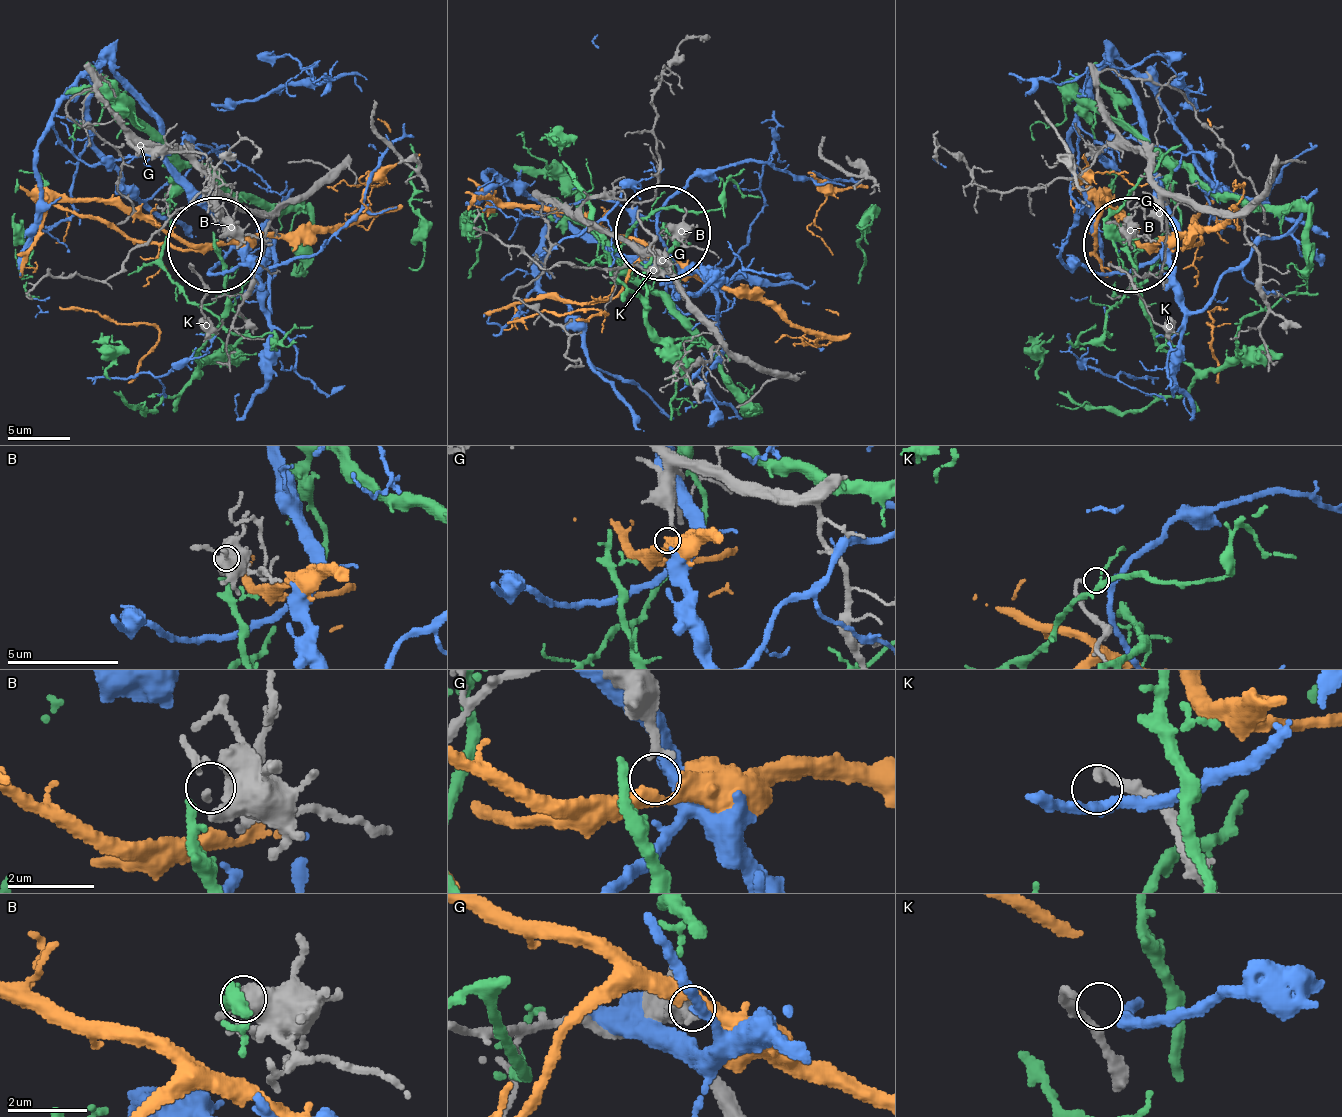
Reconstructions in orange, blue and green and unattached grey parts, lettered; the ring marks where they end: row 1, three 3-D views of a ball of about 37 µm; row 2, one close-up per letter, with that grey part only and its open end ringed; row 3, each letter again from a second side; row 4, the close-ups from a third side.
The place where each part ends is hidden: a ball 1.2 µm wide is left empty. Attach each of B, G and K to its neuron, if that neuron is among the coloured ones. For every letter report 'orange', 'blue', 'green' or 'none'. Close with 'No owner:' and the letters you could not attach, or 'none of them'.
B: green
G: none
K: blue
No owner: G

